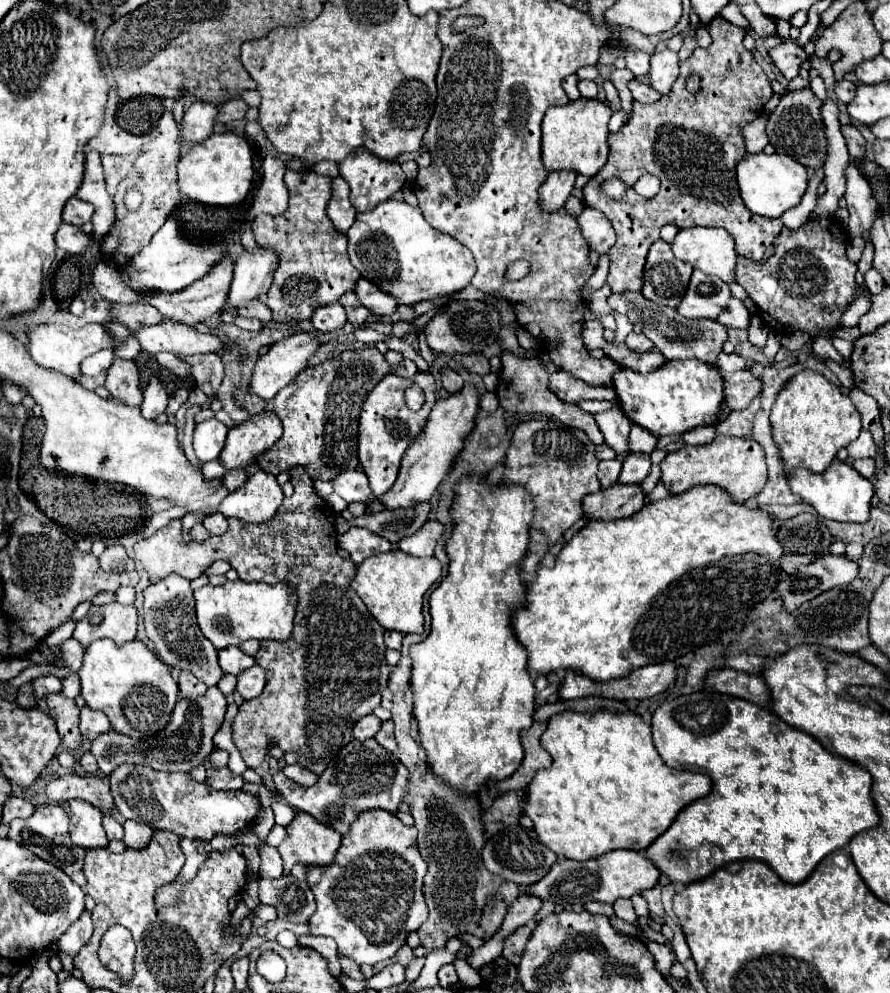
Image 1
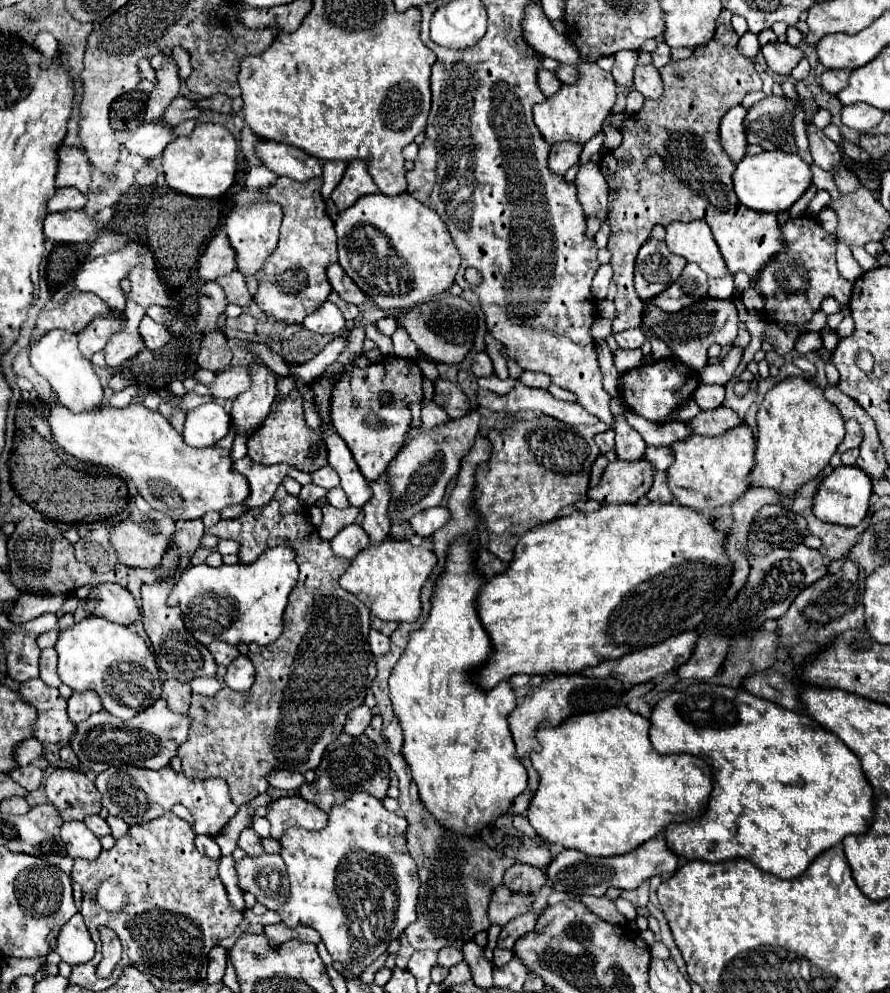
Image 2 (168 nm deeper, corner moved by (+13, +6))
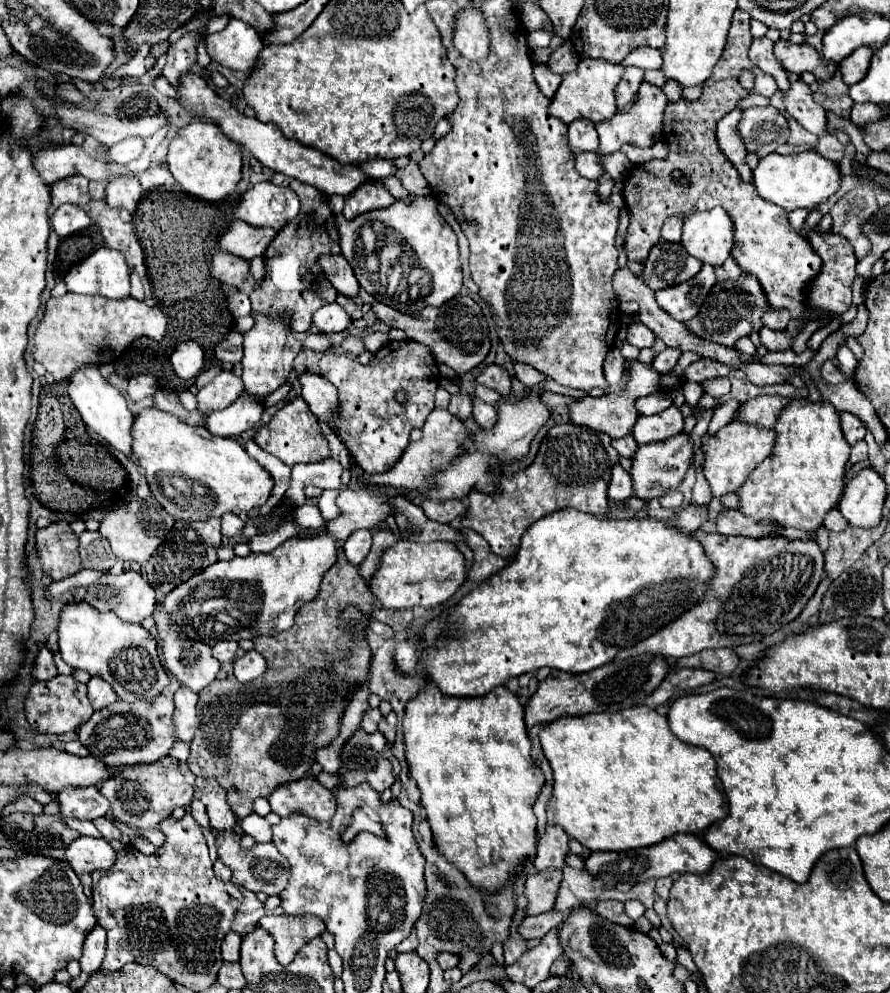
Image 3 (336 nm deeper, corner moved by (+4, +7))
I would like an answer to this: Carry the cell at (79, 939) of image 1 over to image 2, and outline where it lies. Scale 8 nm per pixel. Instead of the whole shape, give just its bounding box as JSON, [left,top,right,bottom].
[47,914,95,966]

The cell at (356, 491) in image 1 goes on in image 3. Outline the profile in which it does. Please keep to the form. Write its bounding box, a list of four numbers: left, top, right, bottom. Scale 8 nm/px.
[286,459,342,507]

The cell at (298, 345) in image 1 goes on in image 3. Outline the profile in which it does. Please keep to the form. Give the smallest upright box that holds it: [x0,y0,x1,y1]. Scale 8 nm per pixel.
[196,371,244,413]

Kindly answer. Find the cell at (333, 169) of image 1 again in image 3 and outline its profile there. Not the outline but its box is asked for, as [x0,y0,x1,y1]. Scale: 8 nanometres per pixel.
[360,159,396,179]

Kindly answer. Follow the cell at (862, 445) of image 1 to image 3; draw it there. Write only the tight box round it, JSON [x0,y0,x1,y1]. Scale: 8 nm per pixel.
[840,411,866,445]

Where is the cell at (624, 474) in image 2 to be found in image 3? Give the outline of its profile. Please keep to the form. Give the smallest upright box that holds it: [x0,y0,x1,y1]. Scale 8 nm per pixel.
[630,431,694,501]

